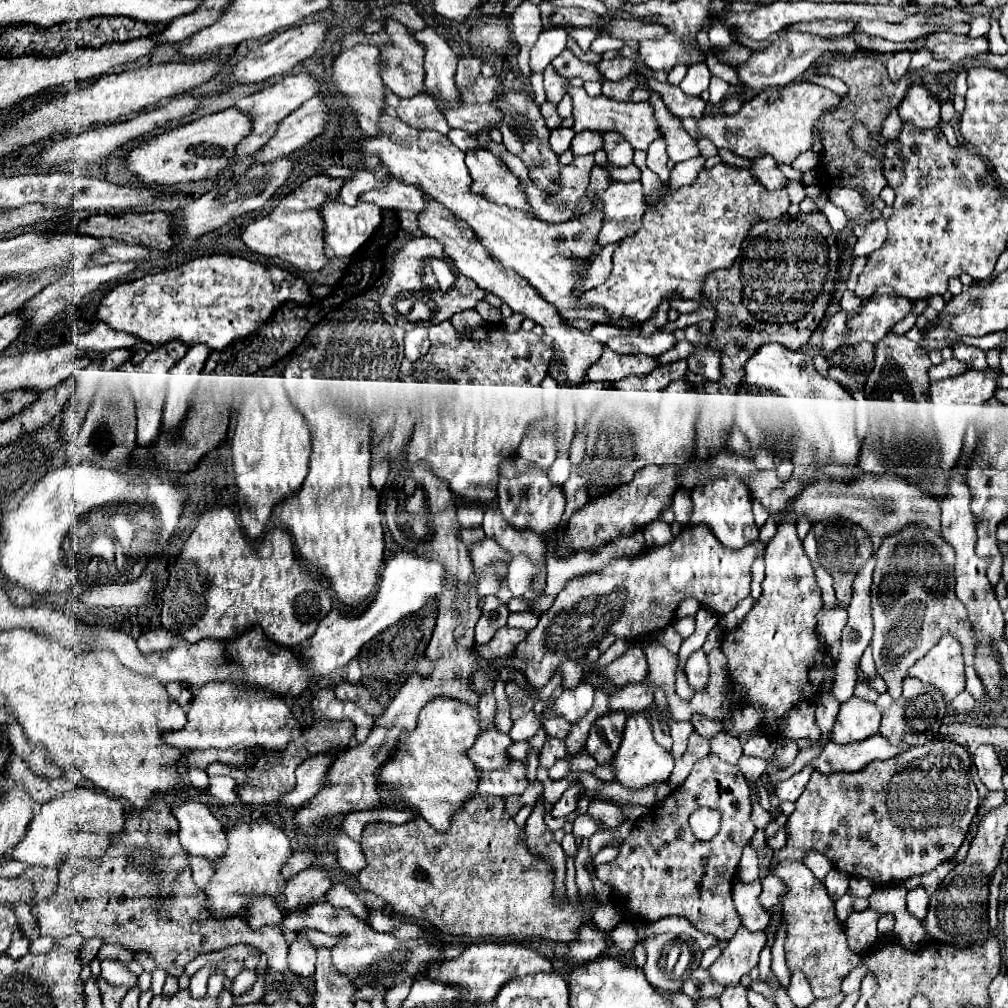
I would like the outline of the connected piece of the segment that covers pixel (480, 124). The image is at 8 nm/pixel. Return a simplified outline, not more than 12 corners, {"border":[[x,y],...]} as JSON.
{"border":[[491,102],[443,112],[451,128],[473,136],[499,128],[503,112]]}

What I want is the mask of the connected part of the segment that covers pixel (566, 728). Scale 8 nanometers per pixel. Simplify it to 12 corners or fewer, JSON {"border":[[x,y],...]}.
{"border":[[551,704],[544,711],[546,732],[567,738],[571,724],[565,718],[551,714]]}

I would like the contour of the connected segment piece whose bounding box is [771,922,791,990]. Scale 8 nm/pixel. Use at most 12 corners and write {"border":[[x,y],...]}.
{"border":[[785,926],[777,928],[771,946],[773,964],[779,984],[787,990],[791,972],[785,964],[783,942]]}

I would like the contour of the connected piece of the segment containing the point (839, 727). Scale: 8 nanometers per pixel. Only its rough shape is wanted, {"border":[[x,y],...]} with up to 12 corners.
{"border":[[853,696],[839,708],[831,742],[879,734],[875,704]]}

